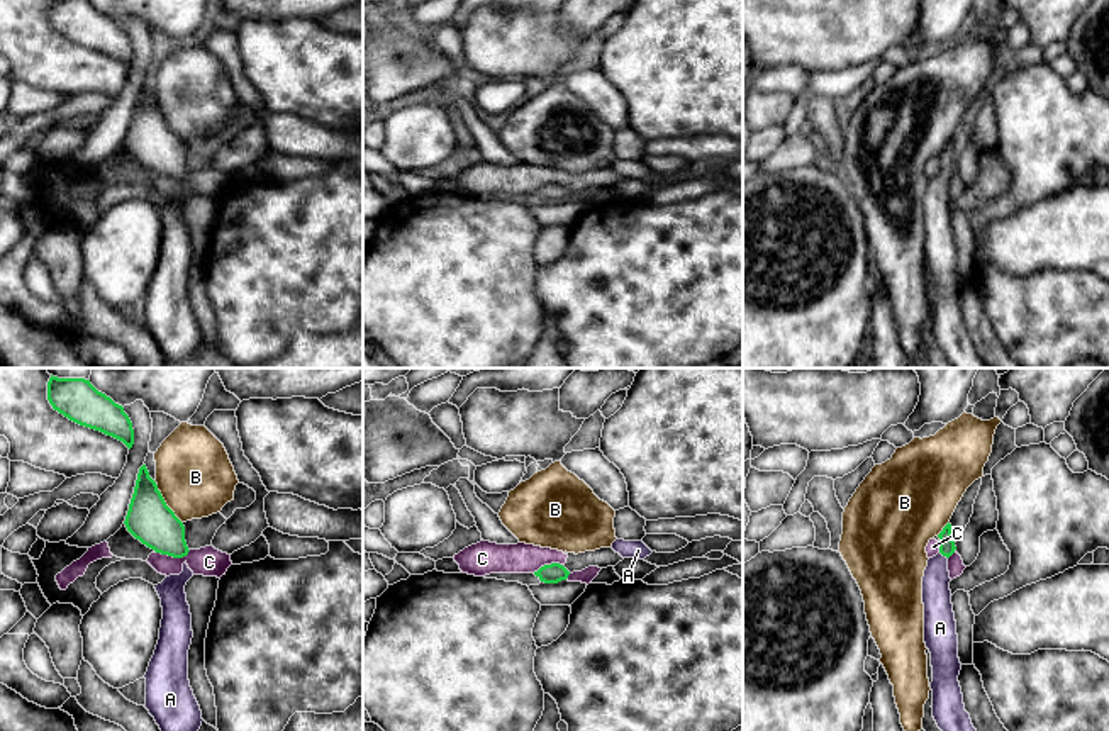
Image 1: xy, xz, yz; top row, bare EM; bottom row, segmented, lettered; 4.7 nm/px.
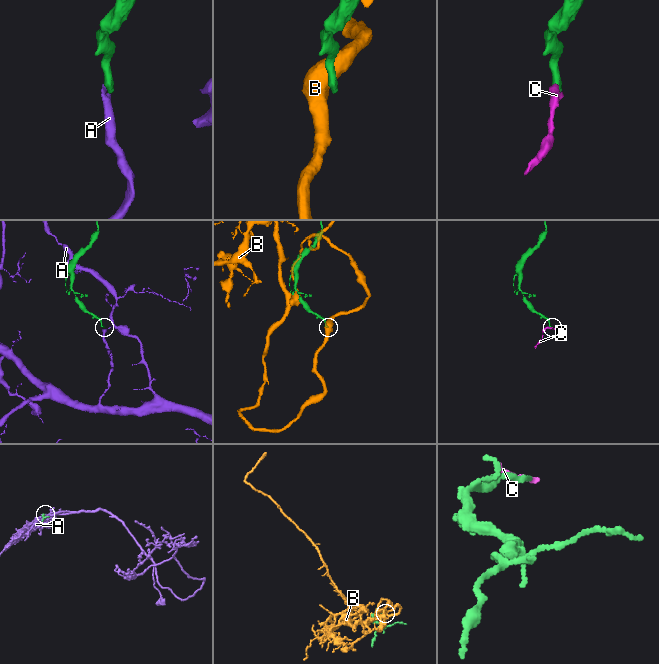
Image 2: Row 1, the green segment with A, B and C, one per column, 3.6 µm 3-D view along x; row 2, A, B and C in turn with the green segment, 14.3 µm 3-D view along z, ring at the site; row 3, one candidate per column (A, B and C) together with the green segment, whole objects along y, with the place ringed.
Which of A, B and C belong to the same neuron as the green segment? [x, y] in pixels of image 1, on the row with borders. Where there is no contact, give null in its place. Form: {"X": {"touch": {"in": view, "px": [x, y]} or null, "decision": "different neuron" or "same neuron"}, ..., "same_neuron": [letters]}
{"A": {"touch": {"in": "yz", "px": [943, 555]}, "decision": "same neuron"}, "B": {"touch": {"in": "xy", "px": [165, 504]}, "decision": "different neuron"}, "C": {"touch": {"in": "xy", "px": [173, 557]}, "decision": "different neuron"}, "same_neuron": ["A"]}

